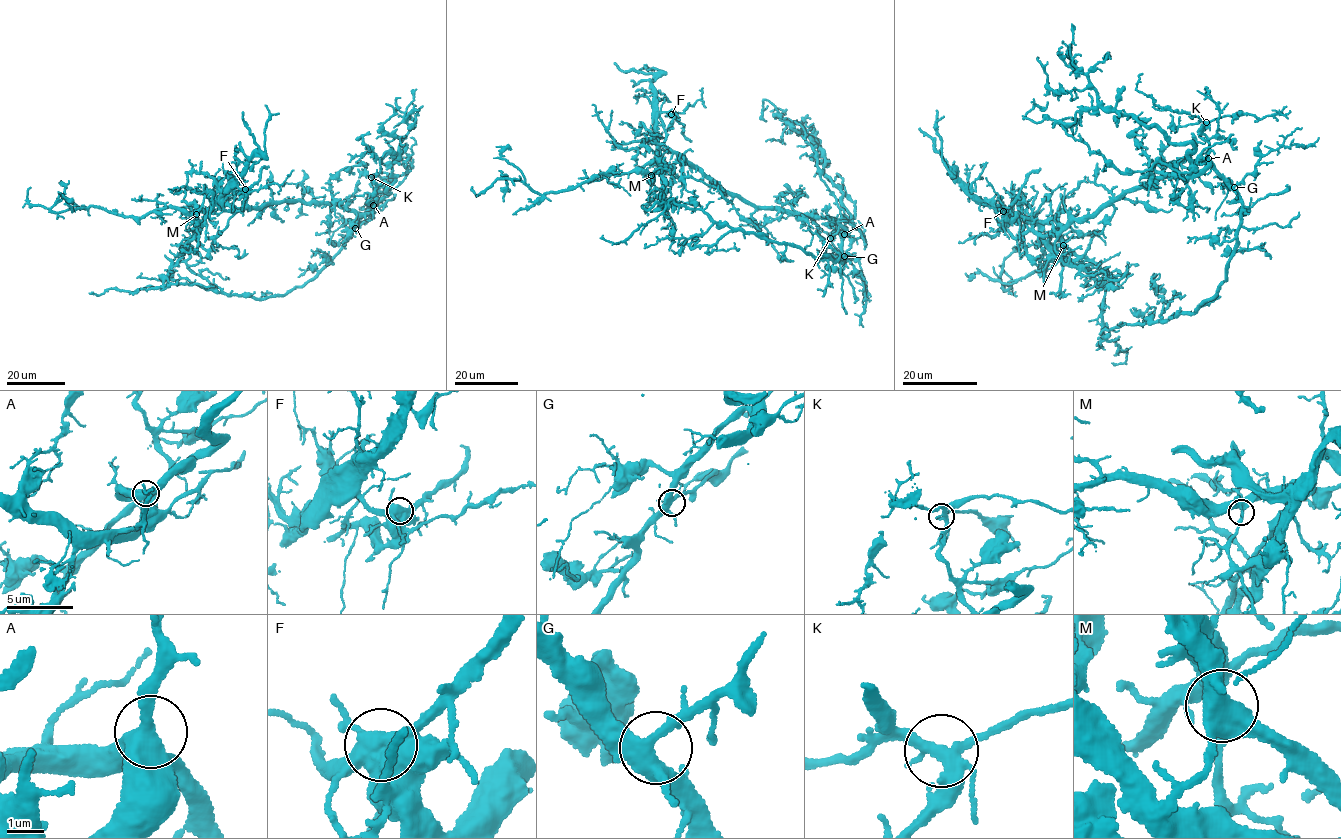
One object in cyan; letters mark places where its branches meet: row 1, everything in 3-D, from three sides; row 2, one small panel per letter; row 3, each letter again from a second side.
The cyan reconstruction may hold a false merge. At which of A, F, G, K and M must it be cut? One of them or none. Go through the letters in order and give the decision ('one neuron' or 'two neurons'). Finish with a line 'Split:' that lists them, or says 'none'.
A: one neuron
F: two neurons
G: one neuron
K: one neuron
M: one neuron
Split: F

